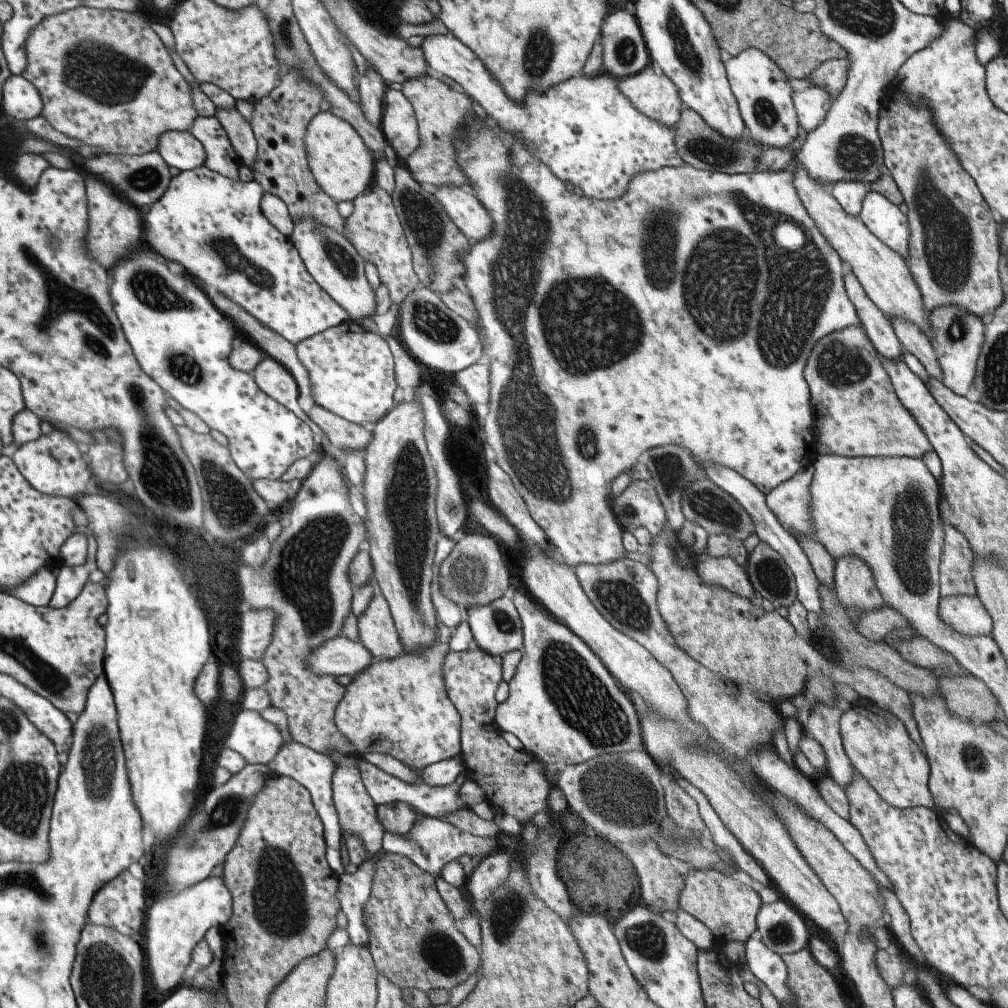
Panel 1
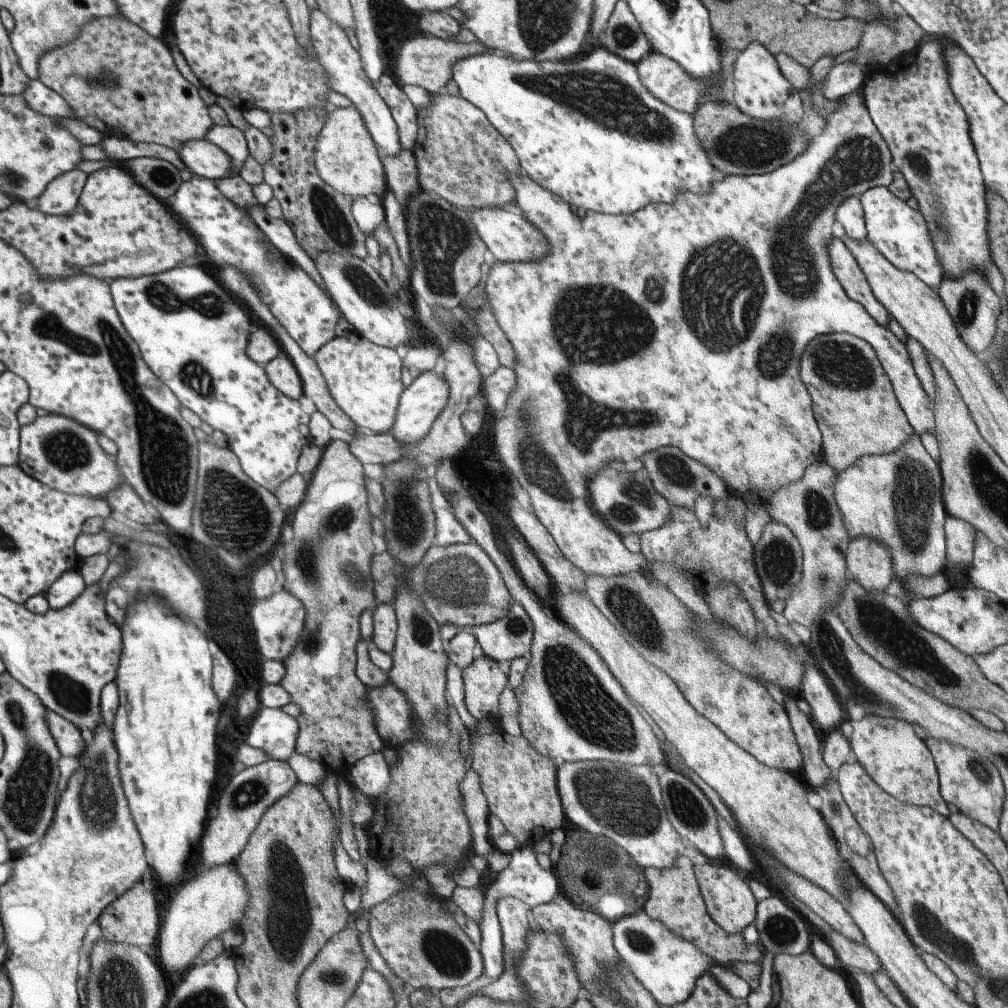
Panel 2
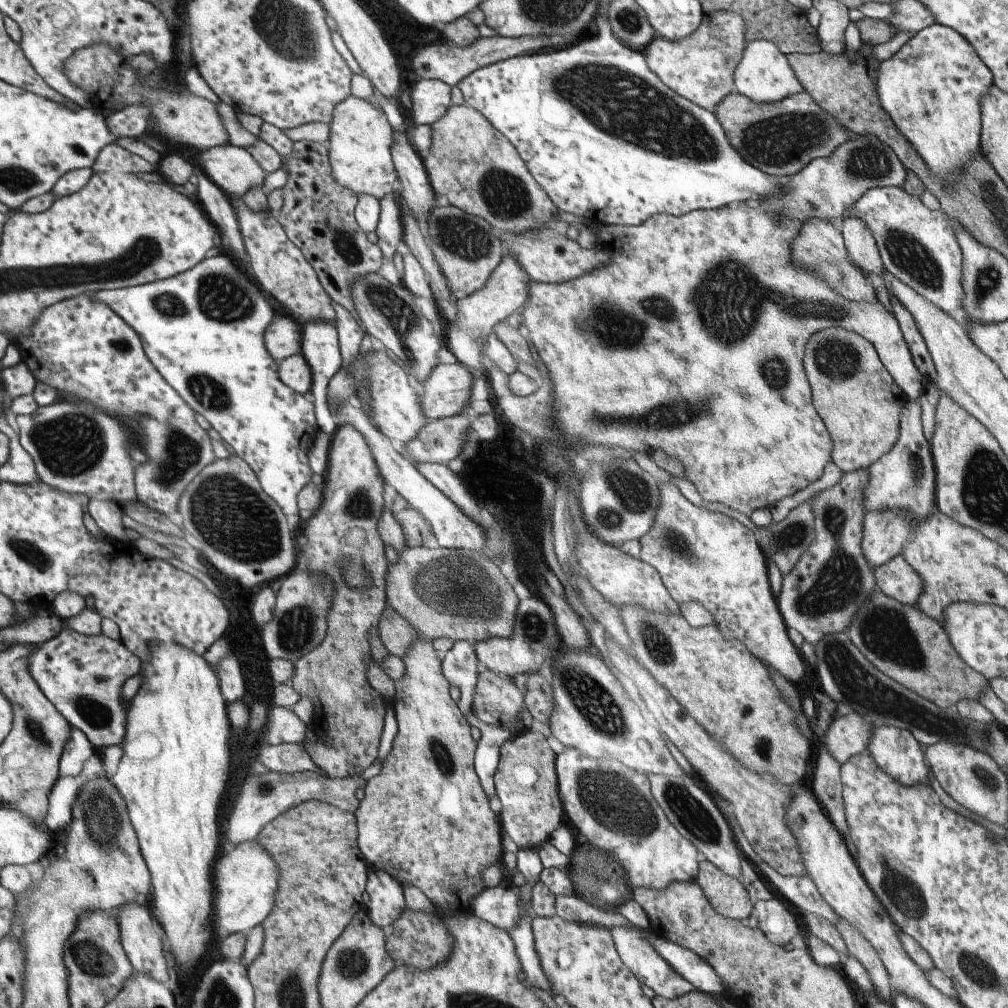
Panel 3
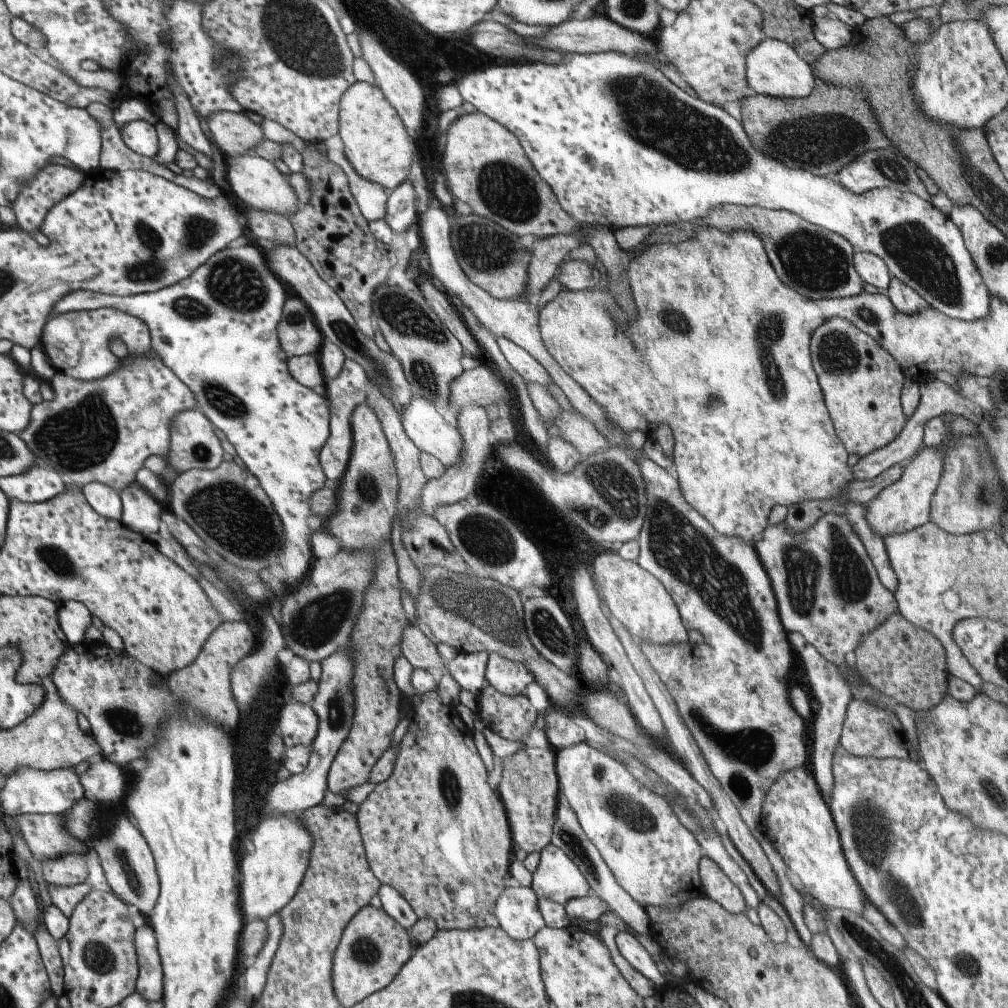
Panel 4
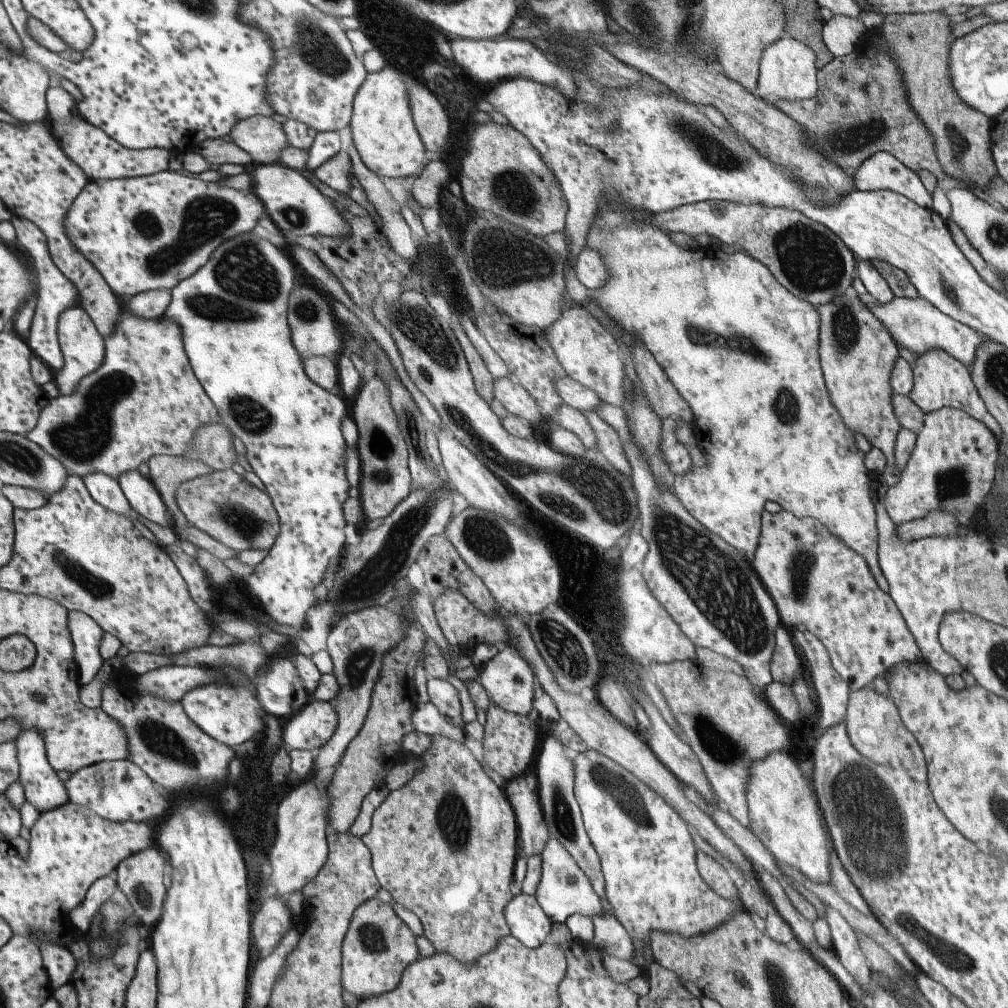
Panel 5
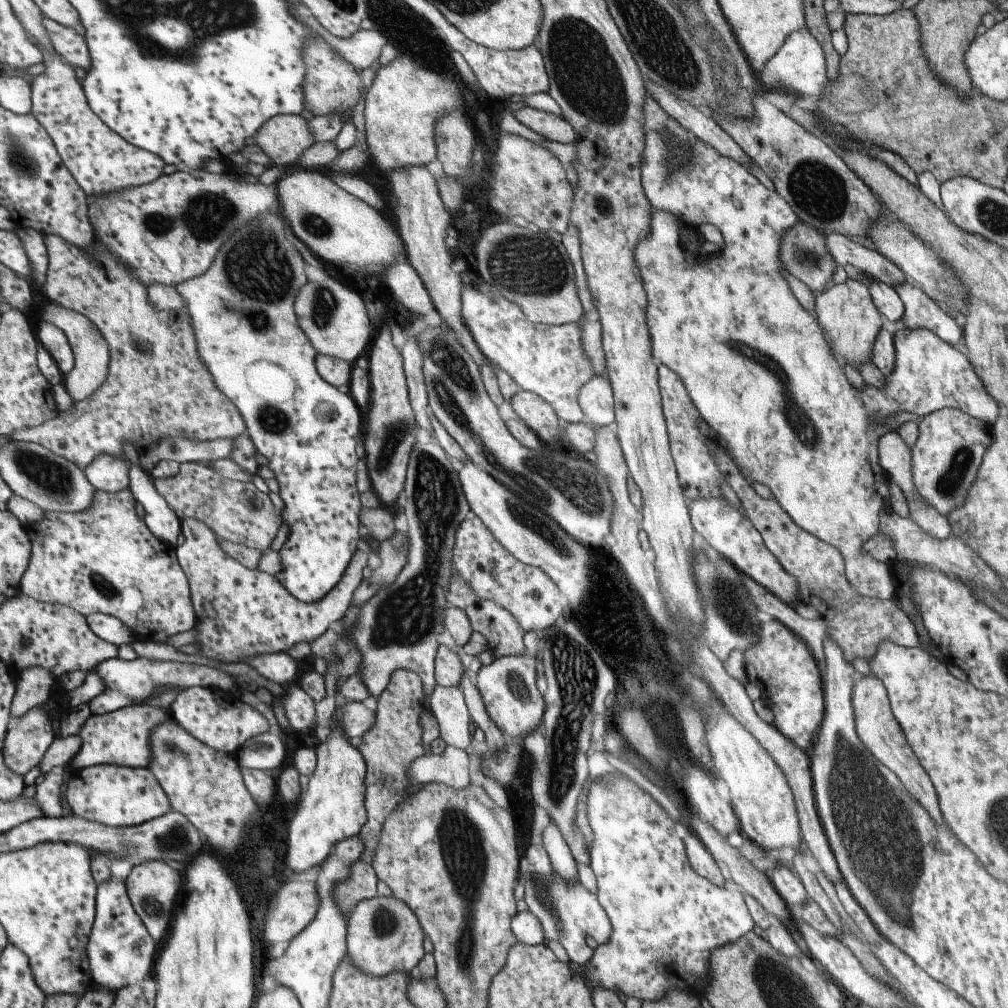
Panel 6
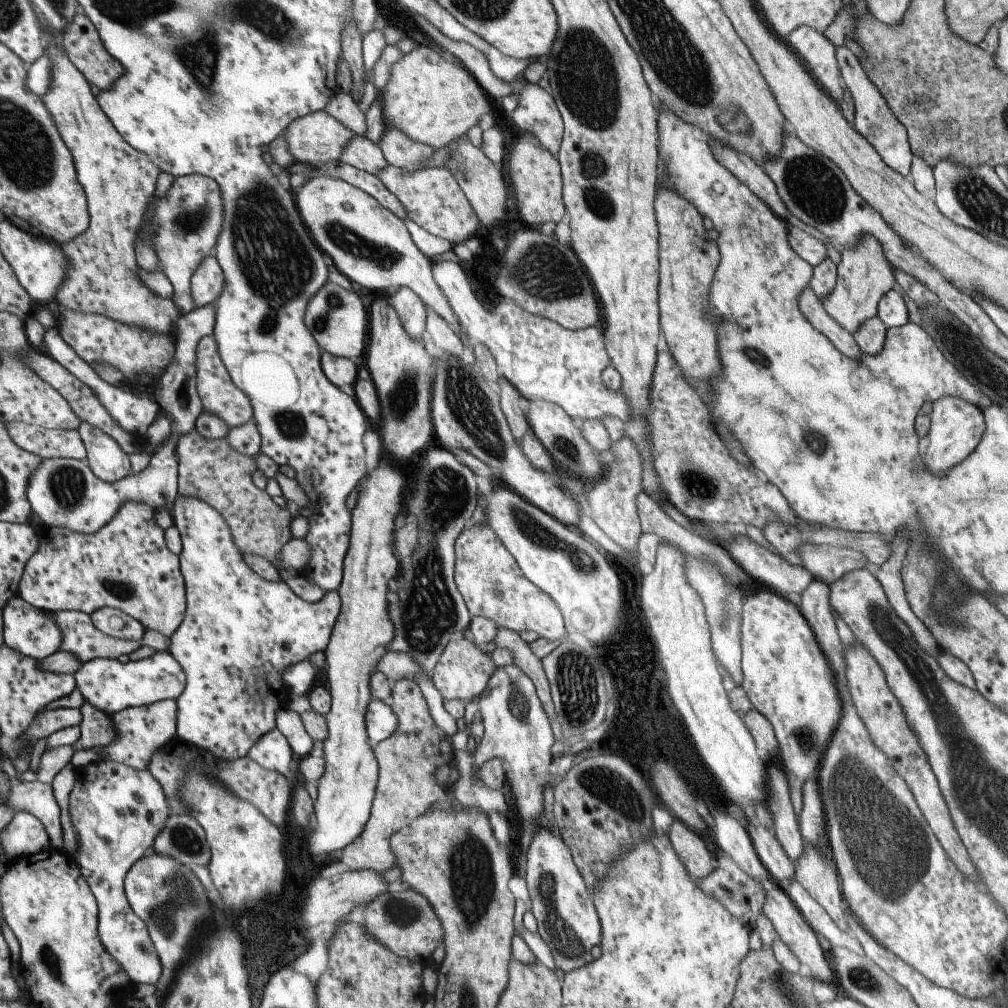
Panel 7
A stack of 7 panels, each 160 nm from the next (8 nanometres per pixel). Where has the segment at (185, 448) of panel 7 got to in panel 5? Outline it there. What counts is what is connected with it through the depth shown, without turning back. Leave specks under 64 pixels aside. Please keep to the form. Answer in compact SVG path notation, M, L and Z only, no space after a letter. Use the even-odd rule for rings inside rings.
M232 469L201 475L180 484L176 505L191 526L181 529L173 525L173 531L222 562L235 558L241 550L271 550L280 536L280 516L272 496L251 485Z

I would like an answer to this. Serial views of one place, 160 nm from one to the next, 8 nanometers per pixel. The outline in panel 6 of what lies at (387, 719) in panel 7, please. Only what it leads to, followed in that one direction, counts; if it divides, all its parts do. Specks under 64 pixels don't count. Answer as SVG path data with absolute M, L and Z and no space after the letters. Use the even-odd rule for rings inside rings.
M343 701L336 705L336 709L329 721L328 730L333 732L333 726L341 726L347 738L361 738L375 722L375 713L367 710L361 702Z

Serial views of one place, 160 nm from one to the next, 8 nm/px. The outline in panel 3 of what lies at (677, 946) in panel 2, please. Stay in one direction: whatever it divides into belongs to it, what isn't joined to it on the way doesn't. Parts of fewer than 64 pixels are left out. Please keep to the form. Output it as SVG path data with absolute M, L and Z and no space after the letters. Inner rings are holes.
M613 927L610 930L613 944L621 962L631 971L631 974L647 988L651 988L655 995L661 995L667 999L679 997L683 993L689 993L694 989L684 978L681 978L675 971L655 952L648 939L644 938L647 930L636 927Z

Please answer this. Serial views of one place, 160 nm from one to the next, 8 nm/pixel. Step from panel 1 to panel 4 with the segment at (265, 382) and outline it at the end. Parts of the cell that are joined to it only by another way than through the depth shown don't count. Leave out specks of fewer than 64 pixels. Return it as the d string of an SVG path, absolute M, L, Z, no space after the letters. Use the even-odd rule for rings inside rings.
M306 354L289 358L290 373L305 386L325 395L326 378L318 355Z

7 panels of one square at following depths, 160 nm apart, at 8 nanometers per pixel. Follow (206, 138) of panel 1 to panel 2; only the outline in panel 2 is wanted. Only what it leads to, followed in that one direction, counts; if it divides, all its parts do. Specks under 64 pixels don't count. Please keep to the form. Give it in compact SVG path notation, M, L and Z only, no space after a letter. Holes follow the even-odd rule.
M216 124L209 131L207 140L224 148L230 154L230 157L233 158L234 170L229 177L240 175L245 161L250 158L248 138L245 133L235 126L223 127Z

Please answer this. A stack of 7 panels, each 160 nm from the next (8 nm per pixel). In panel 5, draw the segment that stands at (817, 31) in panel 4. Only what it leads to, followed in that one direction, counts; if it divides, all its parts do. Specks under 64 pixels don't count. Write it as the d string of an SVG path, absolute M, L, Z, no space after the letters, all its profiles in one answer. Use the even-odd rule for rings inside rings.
M833 15L822 25L821 40L832 57L847 56L859 46L865 31L858 18Z

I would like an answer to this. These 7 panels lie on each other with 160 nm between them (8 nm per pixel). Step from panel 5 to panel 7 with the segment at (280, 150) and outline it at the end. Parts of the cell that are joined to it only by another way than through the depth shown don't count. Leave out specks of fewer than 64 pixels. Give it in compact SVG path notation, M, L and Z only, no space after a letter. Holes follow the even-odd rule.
M322 110L293 121L288 126L285 136L297 162L321 165L326 162L335 164L341 160L345 147L353 140L354 133L343 122L339 122L337 118Z

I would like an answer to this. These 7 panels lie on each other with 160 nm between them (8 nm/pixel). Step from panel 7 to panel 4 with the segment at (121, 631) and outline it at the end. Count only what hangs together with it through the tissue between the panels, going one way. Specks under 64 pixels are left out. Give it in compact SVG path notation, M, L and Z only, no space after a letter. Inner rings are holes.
M67 601L60 604L60 625L69 644L75 646L84 642L87 628L91 626L92 611L79 601Z

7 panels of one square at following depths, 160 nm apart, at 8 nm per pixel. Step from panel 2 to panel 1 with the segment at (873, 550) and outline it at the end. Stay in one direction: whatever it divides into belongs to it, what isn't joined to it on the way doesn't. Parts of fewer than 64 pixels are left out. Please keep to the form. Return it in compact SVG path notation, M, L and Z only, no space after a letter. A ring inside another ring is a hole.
M845 555L835 559L833 580L837 602L856 616L877 612L885 606L875 586L872 570L861 557Z

